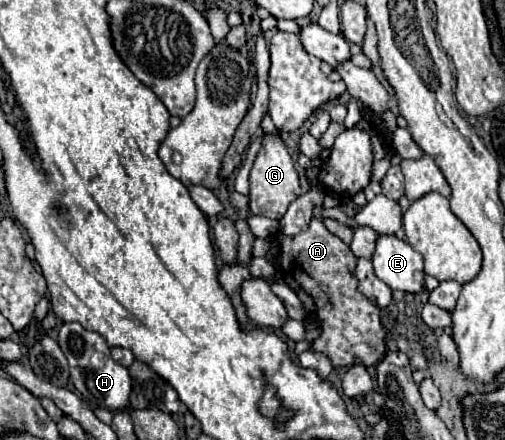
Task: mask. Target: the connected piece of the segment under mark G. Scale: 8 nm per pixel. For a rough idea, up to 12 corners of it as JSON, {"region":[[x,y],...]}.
{"region":[[263,135],[251,169],[249,209],[281,219],[301,195],[279,135]]}

